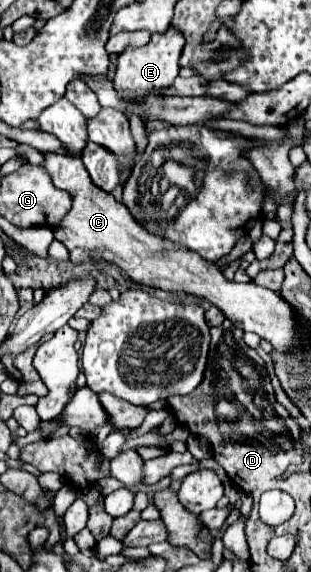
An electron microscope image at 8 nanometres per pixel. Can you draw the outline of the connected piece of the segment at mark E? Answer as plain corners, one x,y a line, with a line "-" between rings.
170,27
164,35
154,33
146,47
126,49
118,57
118,67
116,67
116,77
114,77
114,87
116,87
118,97
122,101
138,103
140,99
144,99
148,95
164,95
164,91
168,87
172,87
174,79
178,77
178,71
180,71
178,59
180,59
182,47
184,47
182,33
178,33
174,27

